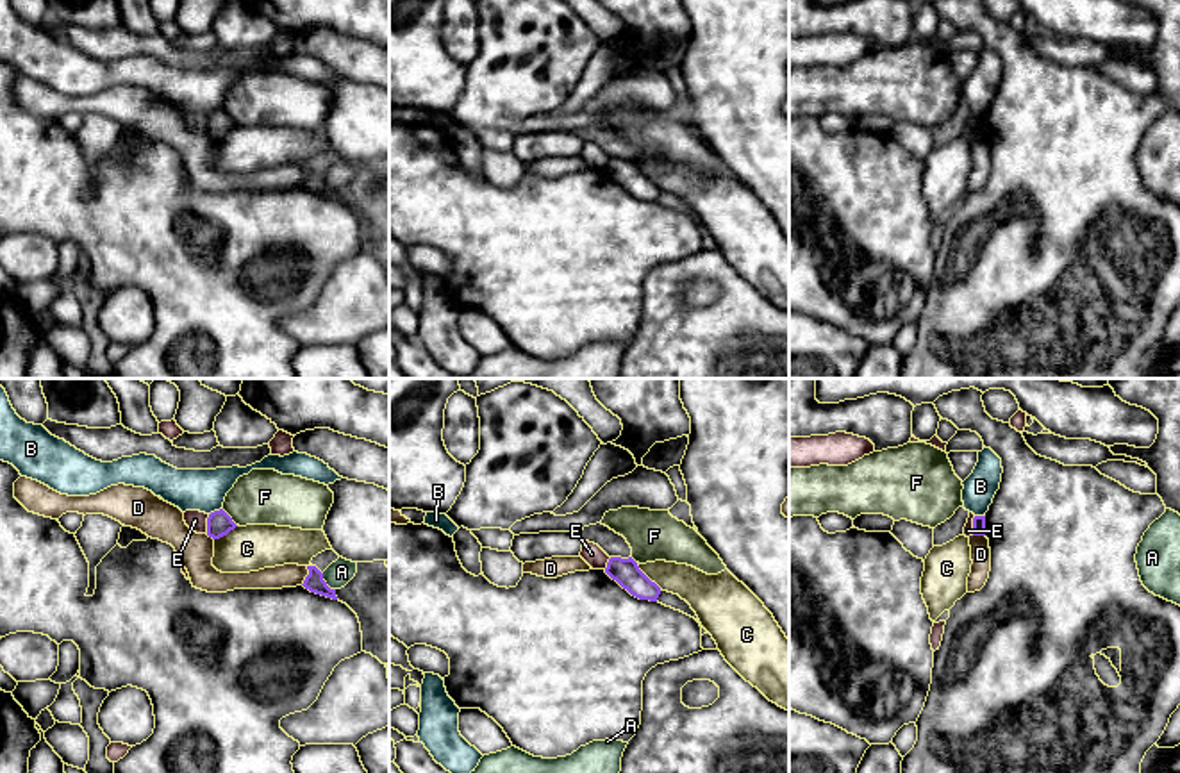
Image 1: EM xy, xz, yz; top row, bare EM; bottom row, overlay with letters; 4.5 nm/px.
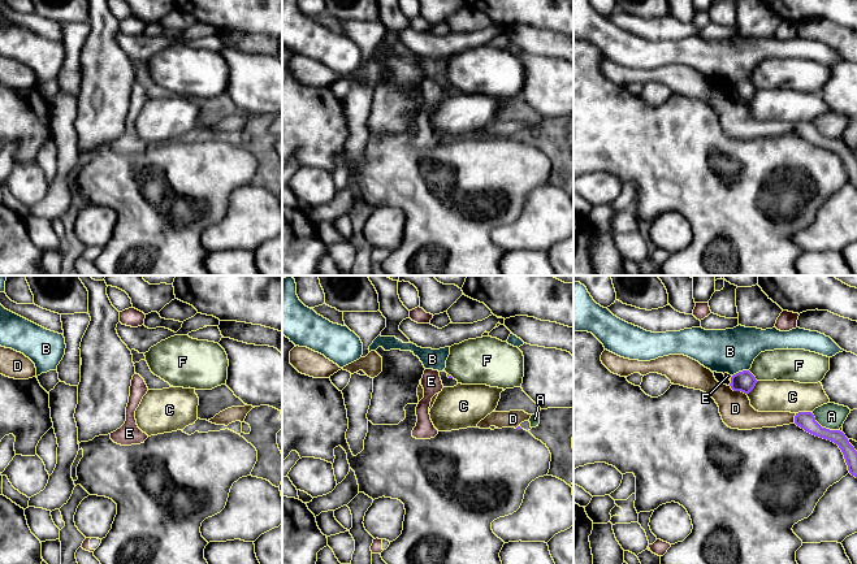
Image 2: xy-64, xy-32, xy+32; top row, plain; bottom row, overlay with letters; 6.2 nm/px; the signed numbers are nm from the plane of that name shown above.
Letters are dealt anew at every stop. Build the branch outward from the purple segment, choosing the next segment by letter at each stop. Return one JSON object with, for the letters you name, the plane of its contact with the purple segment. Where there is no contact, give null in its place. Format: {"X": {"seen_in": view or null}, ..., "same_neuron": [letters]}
{"B": {"seen_in": "xy"}, "same_neuron": ["B"]}

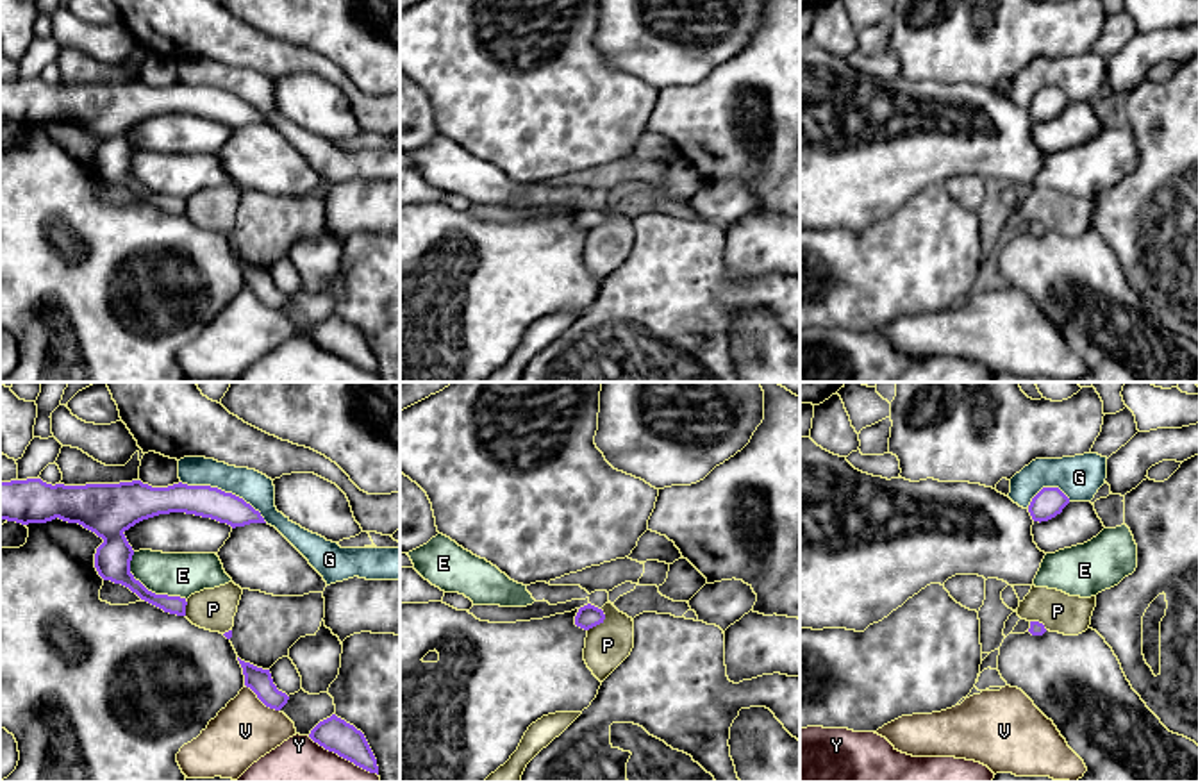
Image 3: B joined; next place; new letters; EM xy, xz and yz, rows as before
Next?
{"same_neuron": []}

